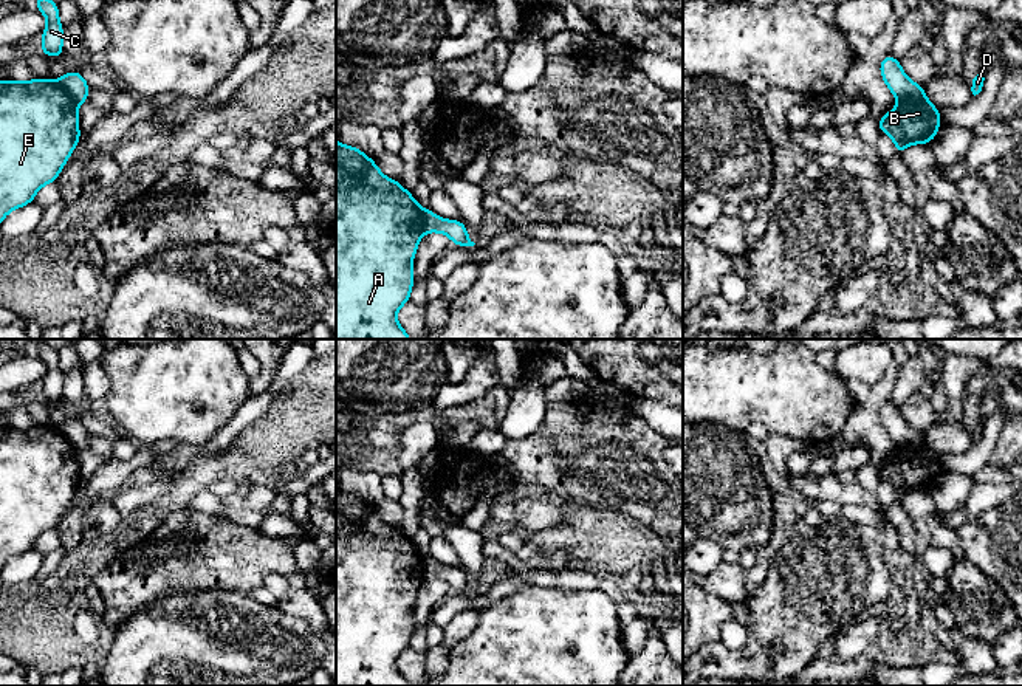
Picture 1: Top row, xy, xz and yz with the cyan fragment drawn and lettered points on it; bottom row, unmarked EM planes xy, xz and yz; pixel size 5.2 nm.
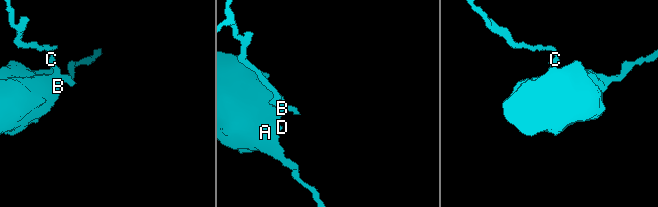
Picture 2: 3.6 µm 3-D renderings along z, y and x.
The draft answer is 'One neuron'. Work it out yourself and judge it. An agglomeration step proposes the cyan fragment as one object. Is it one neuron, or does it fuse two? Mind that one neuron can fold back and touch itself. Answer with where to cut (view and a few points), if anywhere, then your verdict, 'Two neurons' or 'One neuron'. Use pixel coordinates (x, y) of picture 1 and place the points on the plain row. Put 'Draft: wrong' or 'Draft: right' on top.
Draft: wrong
Split along yz (923, 439), (898, 448). Two neurons

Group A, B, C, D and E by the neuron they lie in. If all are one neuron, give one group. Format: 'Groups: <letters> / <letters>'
Groups: A B D E / C

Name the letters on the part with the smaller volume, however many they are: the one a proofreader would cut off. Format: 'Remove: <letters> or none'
Remove: A, B, D, E

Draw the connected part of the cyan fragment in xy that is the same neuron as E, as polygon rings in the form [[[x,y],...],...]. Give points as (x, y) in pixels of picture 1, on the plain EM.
[[[54,426],[0,427],[0,570],[11,557],[33,550],[39,536],[57,527],[81,488],[76,457],[77,451]]]

